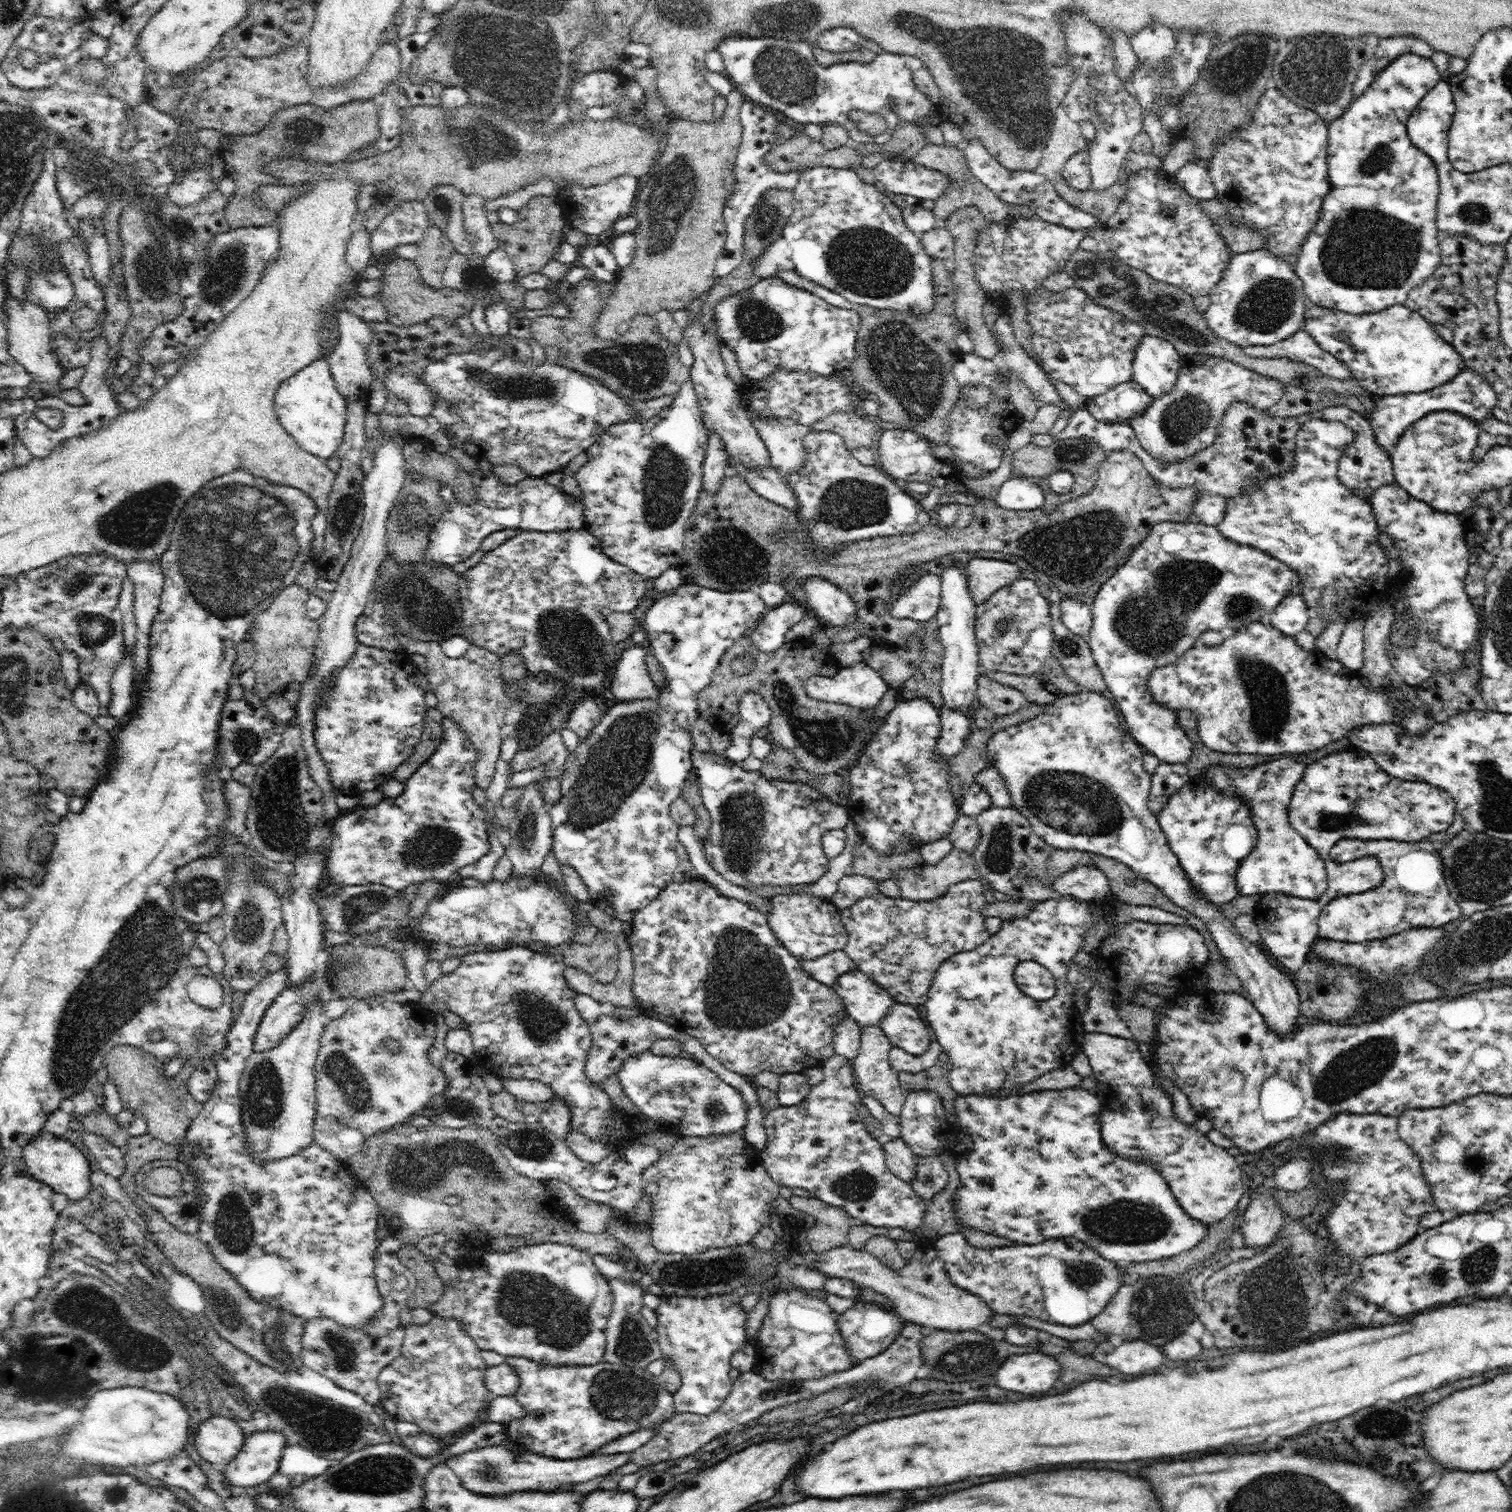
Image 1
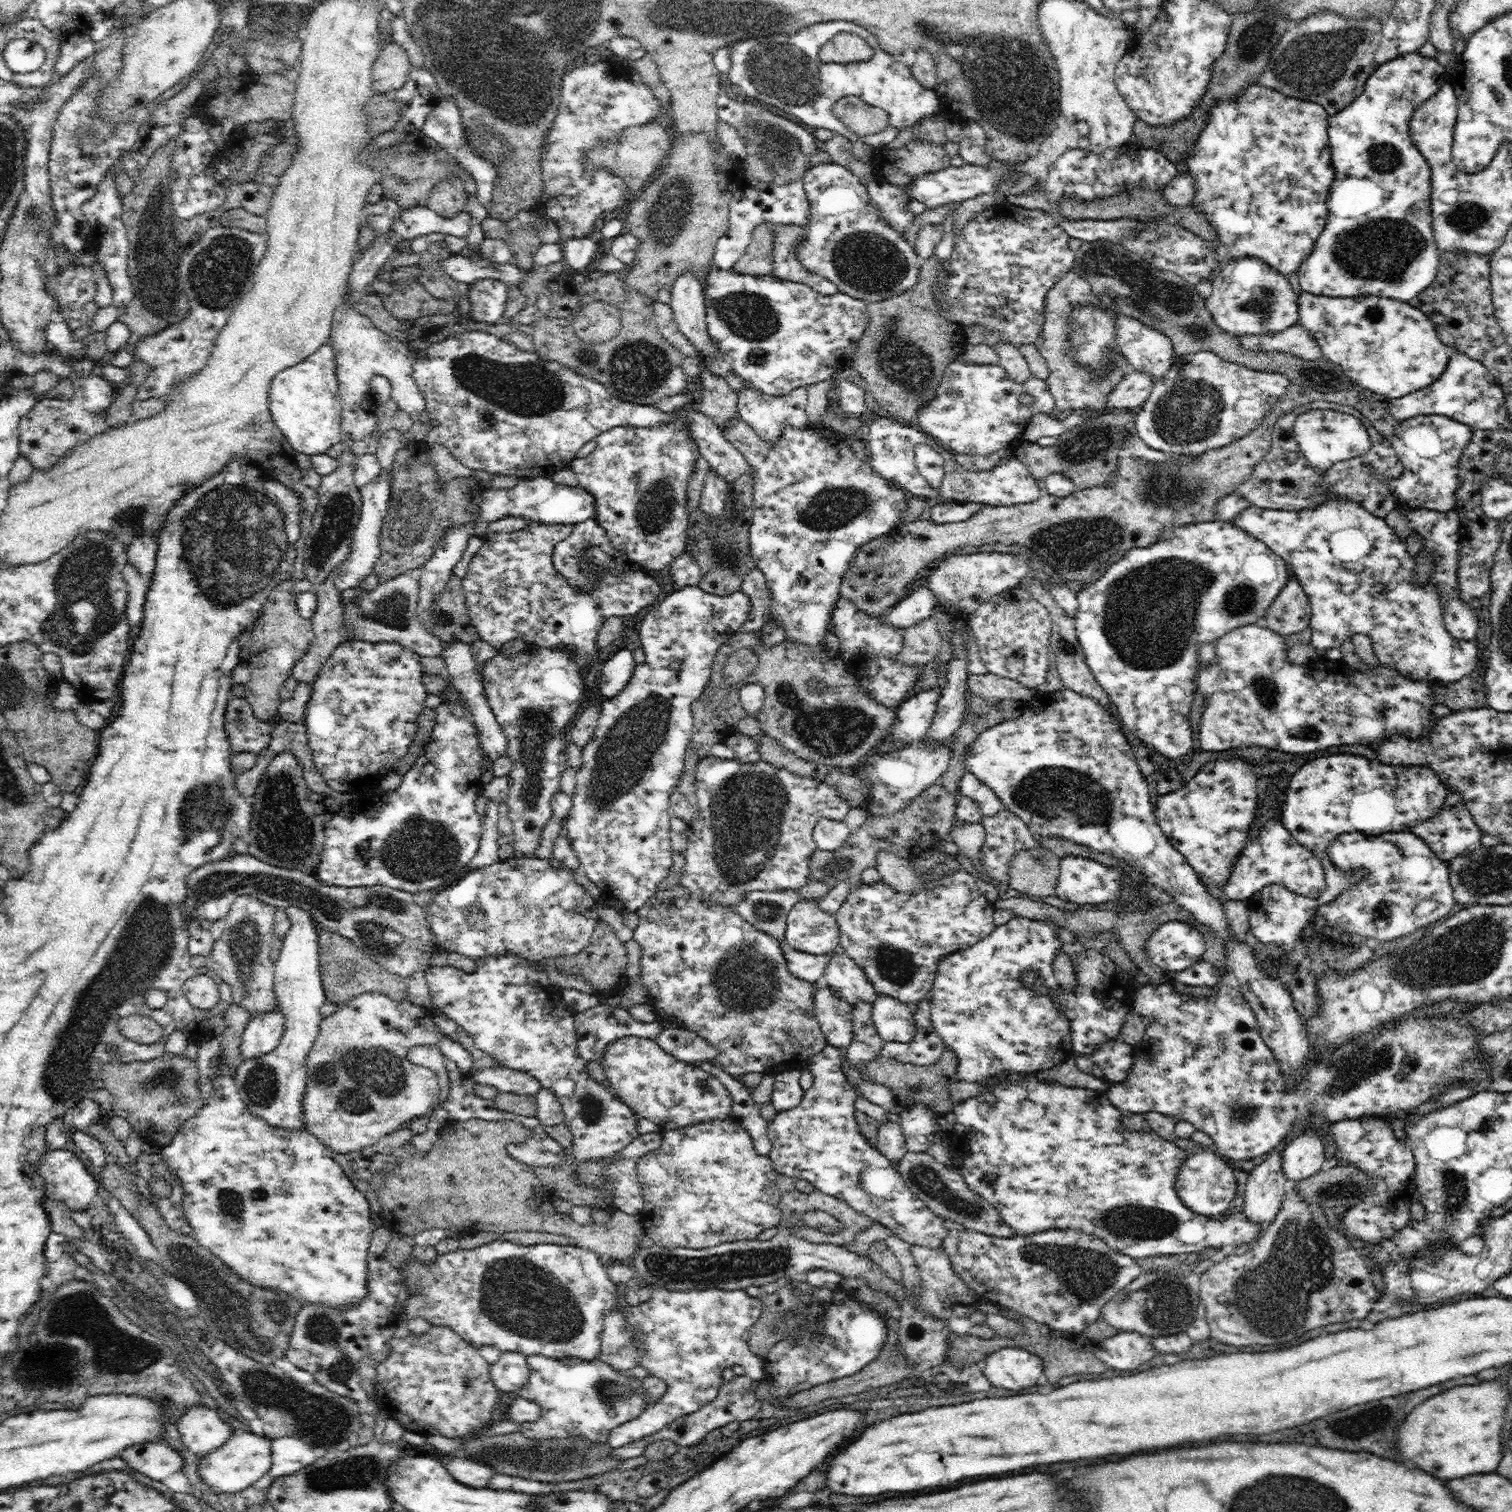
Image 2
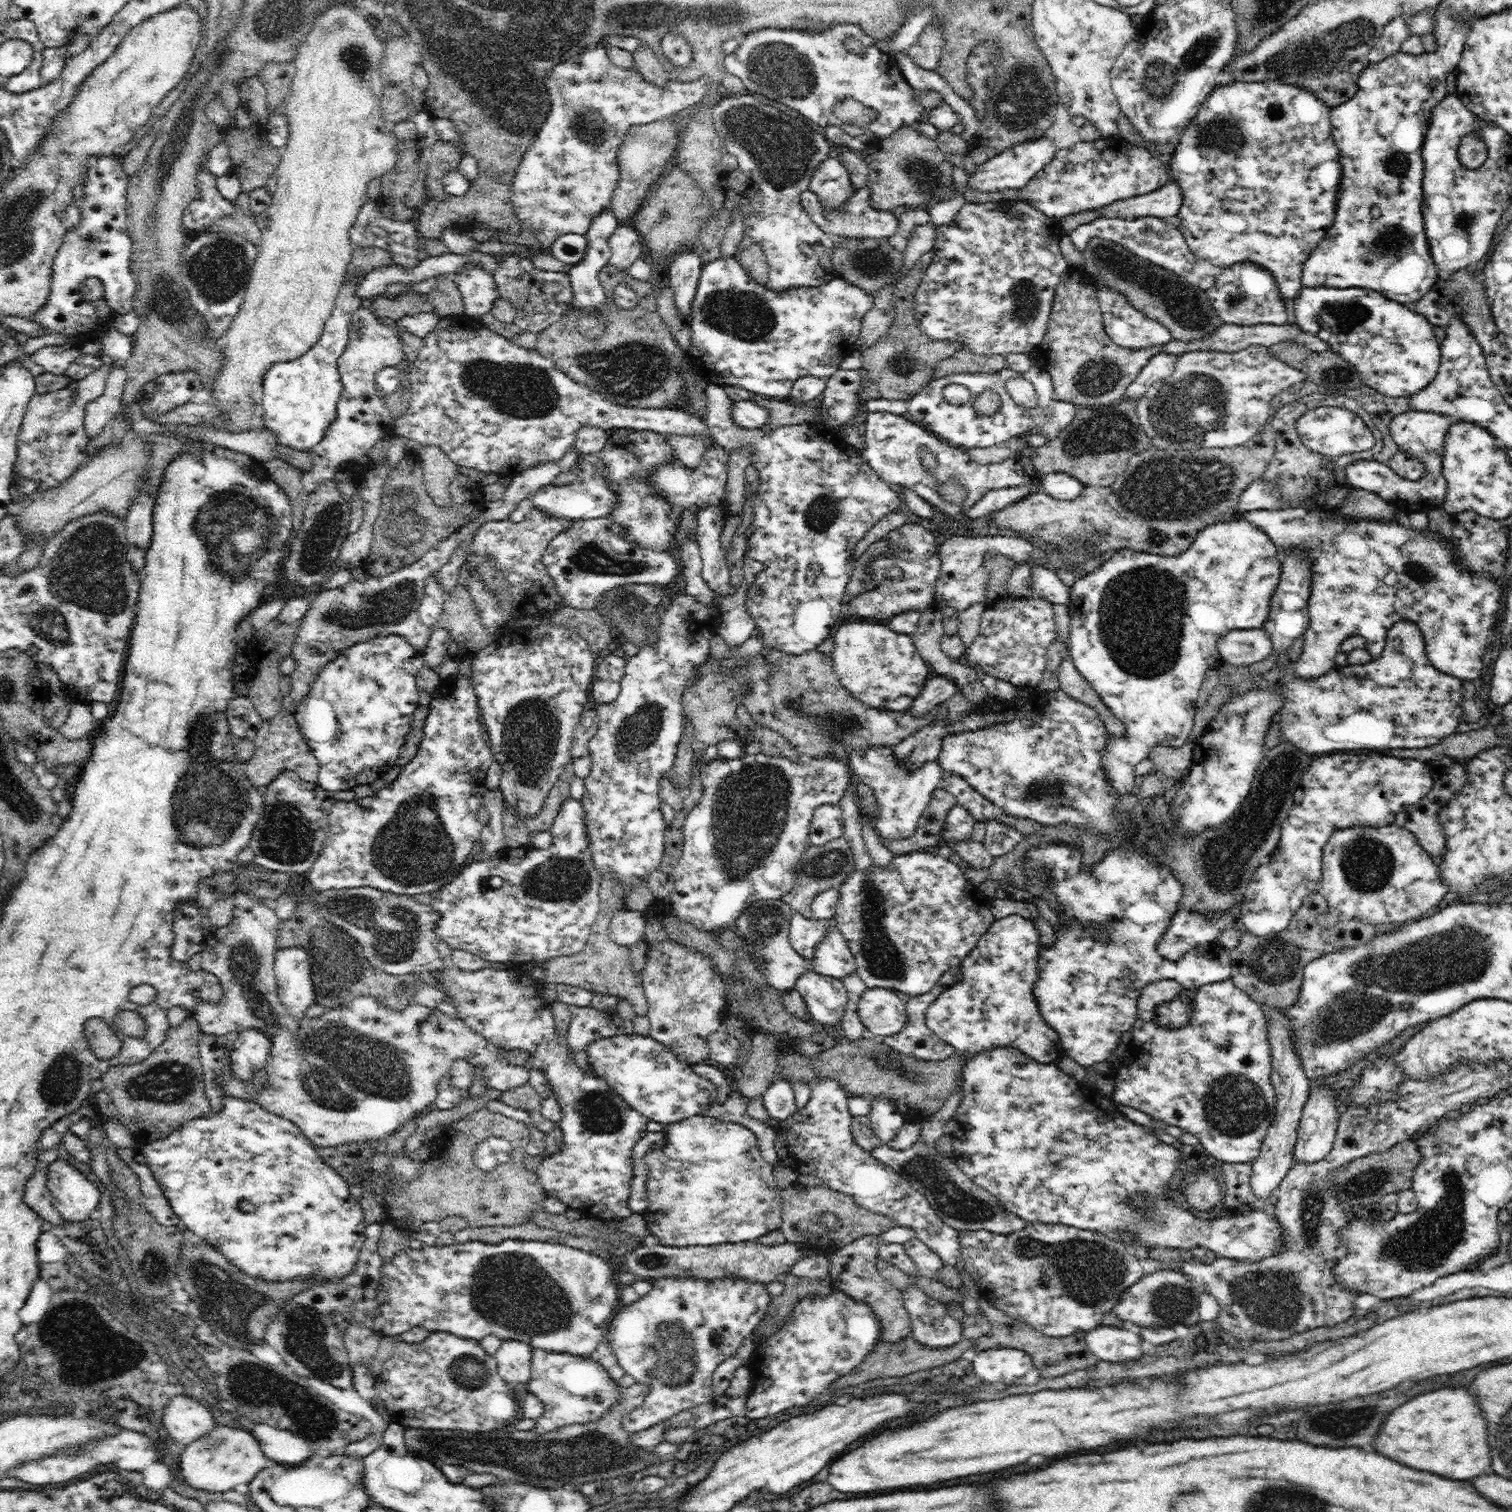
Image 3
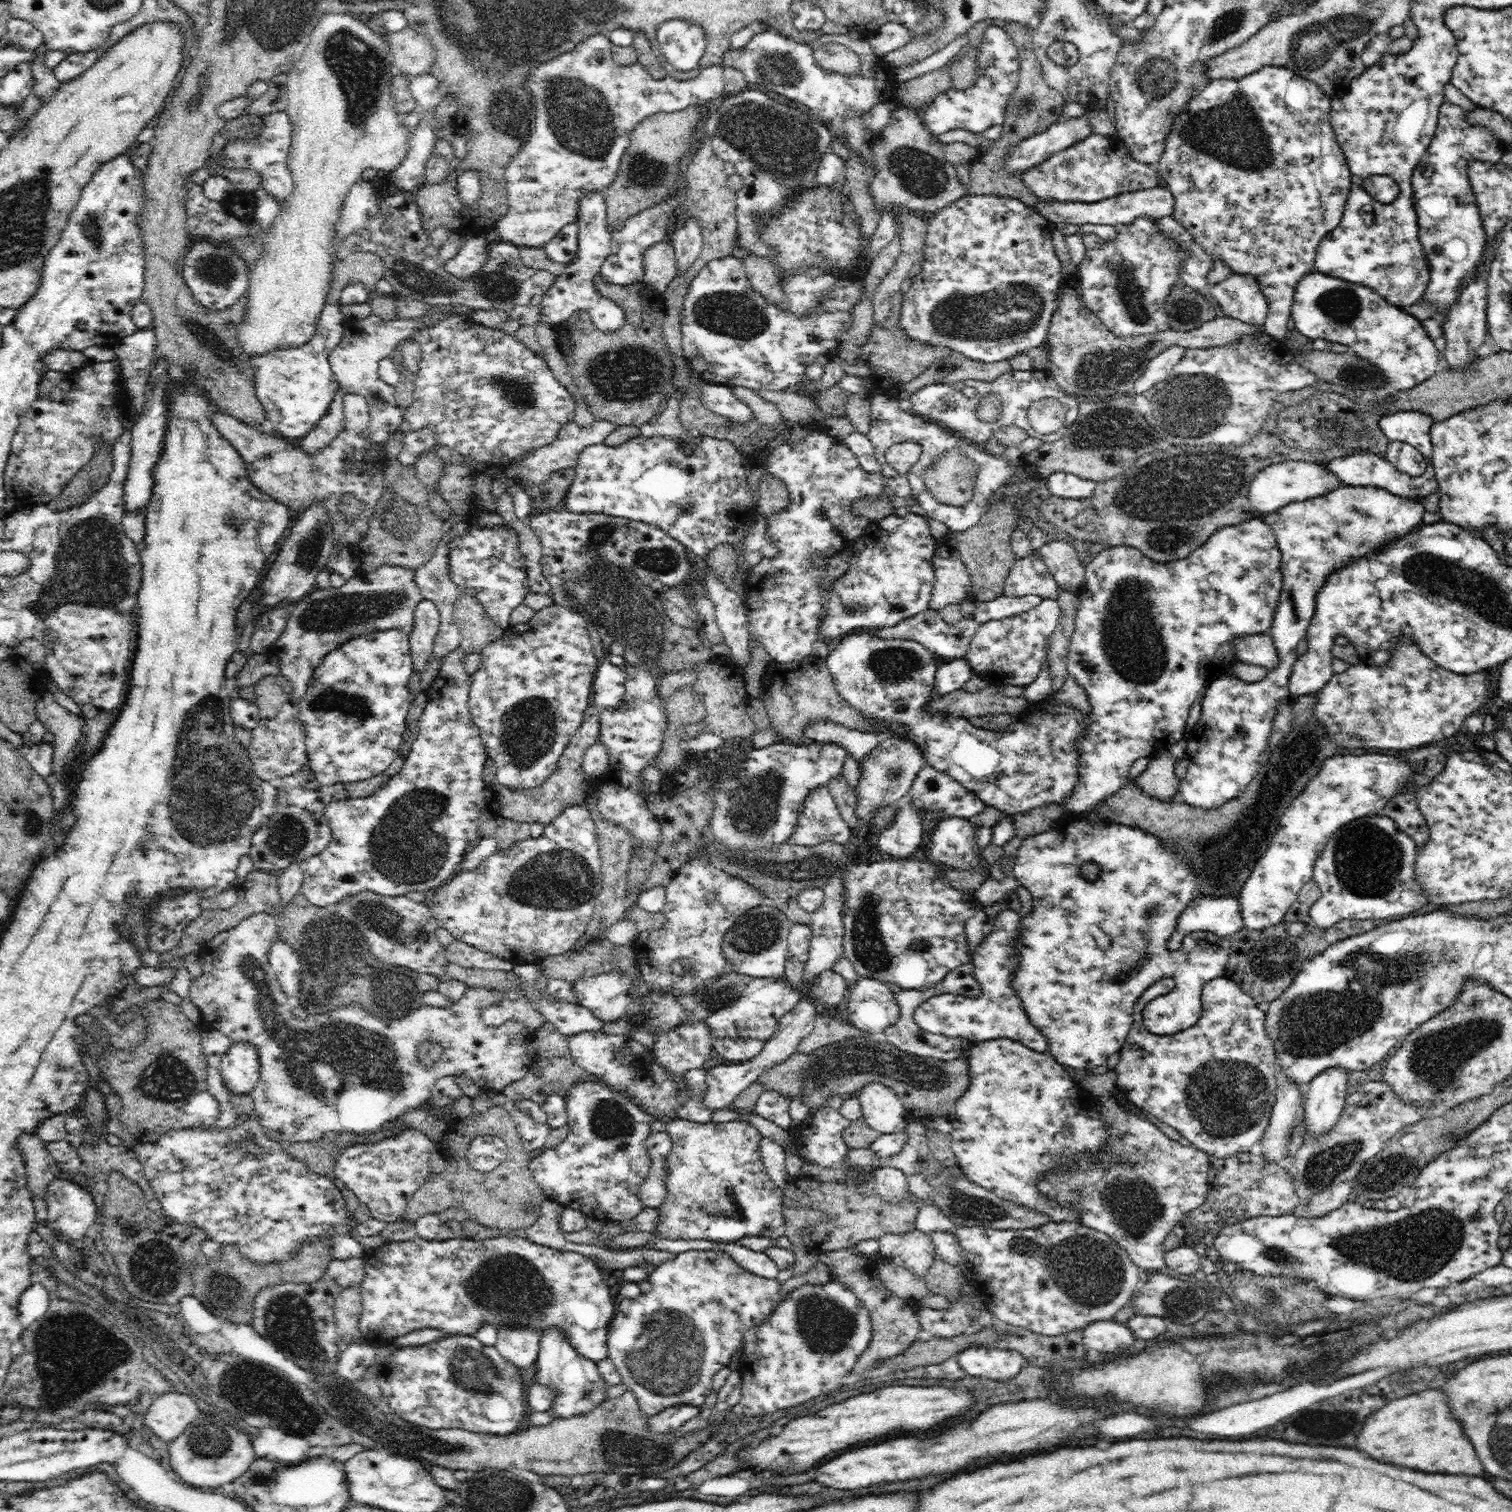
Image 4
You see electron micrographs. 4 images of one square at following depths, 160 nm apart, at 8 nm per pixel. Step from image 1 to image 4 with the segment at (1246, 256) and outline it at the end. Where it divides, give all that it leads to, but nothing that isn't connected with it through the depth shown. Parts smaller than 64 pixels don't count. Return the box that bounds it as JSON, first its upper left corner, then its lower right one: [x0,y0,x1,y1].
[1207,272,1268,326]

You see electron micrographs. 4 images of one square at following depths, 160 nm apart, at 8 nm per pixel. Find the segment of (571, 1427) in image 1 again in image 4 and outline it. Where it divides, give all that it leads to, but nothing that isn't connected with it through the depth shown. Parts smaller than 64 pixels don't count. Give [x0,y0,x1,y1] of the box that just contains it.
[535,1326,608,1419]

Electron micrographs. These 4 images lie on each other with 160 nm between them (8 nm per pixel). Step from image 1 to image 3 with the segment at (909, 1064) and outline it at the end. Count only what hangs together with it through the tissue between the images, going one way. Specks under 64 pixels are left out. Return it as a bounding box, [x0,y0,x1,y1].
[884,968,960,1061]

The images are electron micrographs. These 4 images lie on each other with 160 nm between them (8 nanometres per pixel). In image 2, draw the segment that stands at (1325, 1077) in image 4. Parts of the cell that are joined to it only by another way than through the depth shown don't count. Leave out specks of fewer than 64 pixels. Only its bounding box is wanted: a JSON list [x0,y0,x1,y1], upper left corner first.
[1281,1128,1328,1182]

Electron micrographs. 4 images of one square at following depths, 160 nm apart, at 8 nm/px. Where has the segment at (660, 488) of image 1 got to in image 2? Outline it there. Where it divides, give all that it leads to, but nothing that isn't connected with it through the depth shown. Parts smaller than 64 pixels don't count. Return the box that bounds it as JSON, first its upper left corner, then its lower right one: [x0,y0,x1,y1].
[570,412,701,573]

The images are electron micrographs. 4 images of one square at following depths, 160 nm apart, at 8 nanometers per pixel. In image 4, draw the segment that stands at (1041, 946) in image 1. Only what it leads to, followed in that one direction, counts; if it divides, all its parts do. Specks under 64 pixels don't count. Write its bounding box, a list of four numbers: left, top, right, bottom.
[915,906,1049,1052]

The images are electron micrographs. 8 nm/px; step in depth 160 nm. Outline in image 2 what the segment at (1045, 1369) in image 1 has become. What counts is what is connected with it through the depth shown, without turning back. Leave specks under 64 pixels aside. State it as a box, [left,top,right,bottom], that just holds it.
[984,1348,1042,1388]

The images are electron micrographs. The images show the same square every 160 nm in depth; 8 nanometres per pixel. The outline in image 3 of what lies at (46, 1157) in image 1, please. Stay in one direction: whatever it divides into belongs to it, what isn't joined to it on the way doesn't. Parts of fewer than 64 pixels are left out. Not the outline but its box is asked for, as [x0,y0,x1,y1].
[47,1159,102,1222]

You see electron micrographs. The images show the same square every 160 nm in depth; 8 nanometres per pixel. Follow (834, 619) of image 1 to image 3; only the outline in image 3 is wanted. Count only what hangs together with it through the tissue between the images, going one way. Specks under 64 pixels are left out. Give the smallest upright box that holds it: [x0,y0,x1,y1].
[834,618,932,712]

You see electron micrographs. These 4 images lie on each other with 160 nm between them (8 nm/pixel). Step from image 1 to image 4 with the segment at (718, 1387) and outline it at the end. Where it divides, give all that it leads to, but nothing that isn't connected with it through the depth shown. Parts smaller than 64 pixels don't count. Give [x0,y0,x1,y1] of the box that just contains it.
[607,1250,780,1418]

